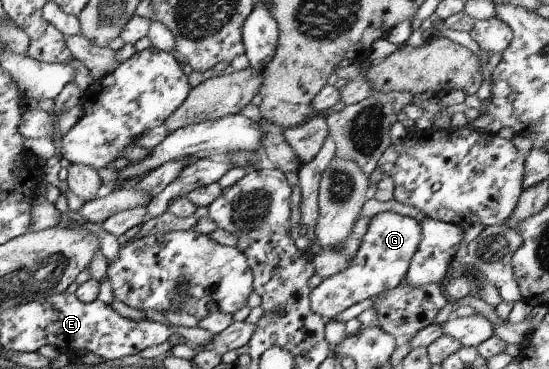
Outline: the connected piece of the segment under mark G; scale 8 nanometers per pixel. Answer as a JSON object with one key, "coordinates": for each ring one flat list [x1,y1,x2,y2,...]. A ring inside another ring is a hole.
{"coordinates":[[392,211,373,215,349,264,310,289,308,296,310,309,326,319,338,315,363,299,374,298,395,288,409,272,410,258,416,251,419,241,420,223,412,217,402,216]]}

